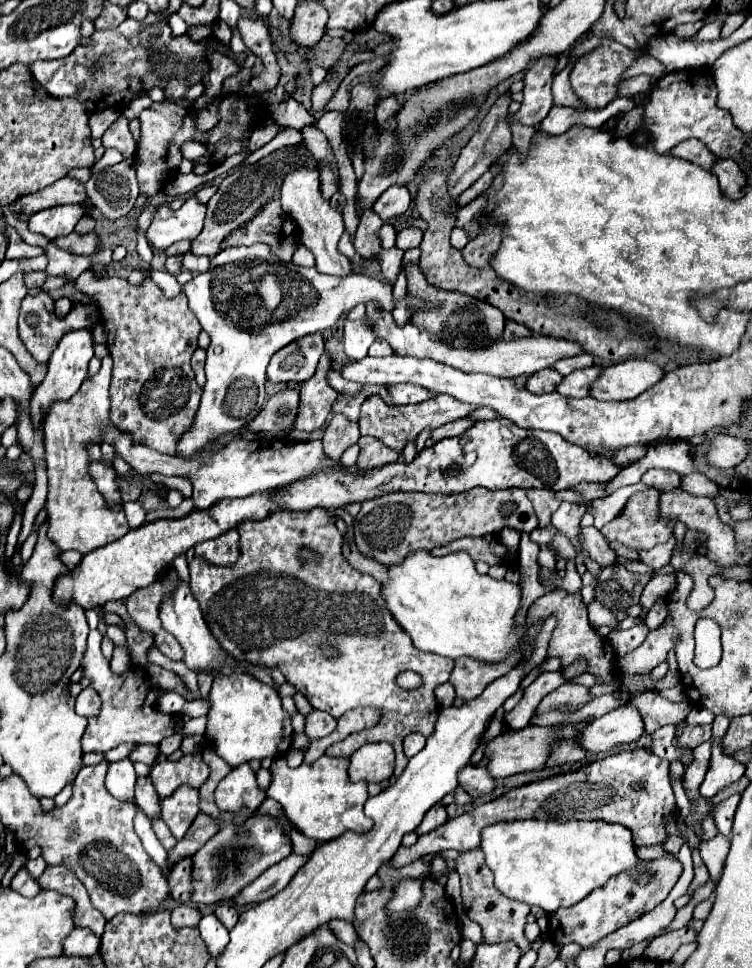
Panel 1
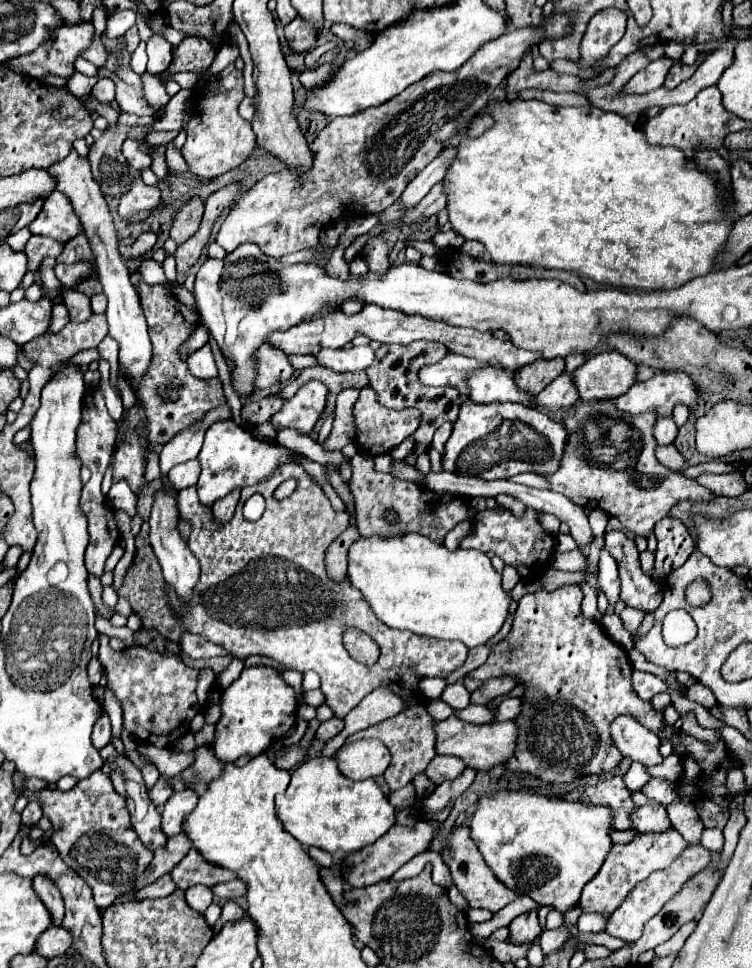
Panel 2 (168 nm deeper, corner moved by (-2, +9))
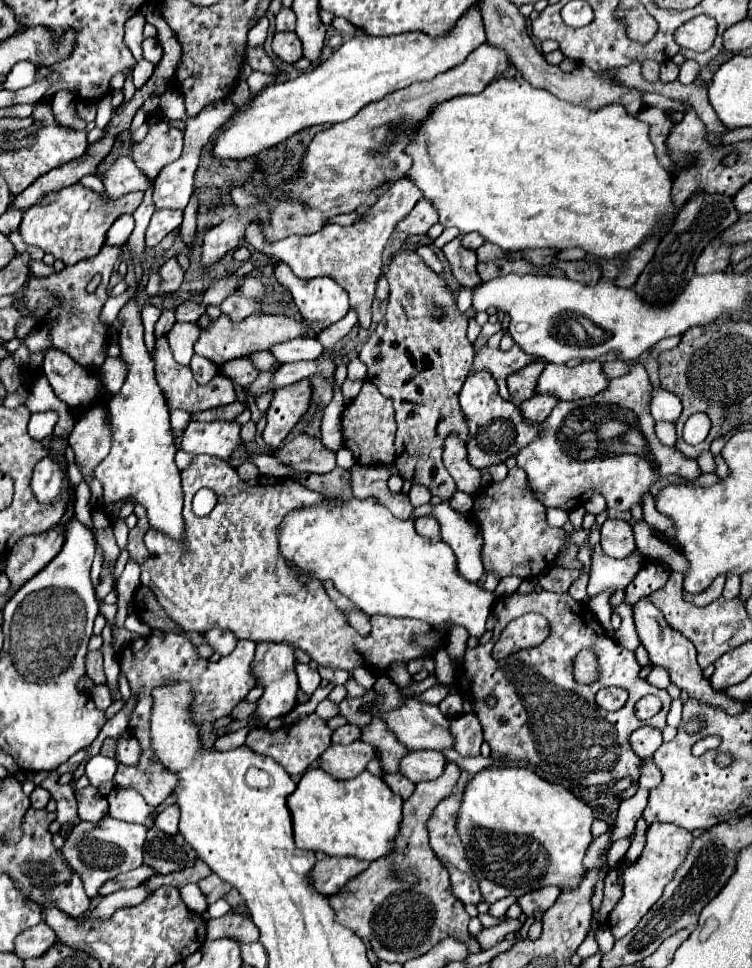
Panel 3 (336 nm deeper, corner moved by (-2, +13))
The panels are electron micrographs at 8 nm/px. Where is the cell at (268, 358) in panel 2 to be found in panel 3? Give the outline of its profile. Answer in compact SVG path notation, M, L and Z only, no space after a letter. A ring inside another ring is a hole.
M242 356L242 358L226 362L222 366L222 374L234 378L240 386L250 386L260 376L260 370L252 364L250 356Z

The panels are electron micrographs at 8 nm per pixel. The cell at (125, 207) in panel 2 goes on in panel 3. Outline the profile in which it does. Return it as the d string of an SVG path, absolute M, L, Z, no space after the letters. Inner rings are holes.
M122 156L118 158L112 168L108 172L104 172L104 176L100 176L106 192L110 198L118 200L130 192L146 192L152 182L150 178L146 178L146 174L142 174L142 170L138 170L138 166L134 164L134 160L130 156Z

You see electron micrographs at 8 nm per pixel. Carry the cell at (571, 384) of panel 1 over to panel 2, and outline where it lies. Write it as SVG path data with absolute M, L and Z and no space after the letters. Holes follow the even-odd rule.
M568 372L560 374L556 380L552 380L546 390L542 390L534 402L538 402L538 408L552 414L554 410L562 410L562 406L572 406L578 400L578 392L572 384L572 378Z

